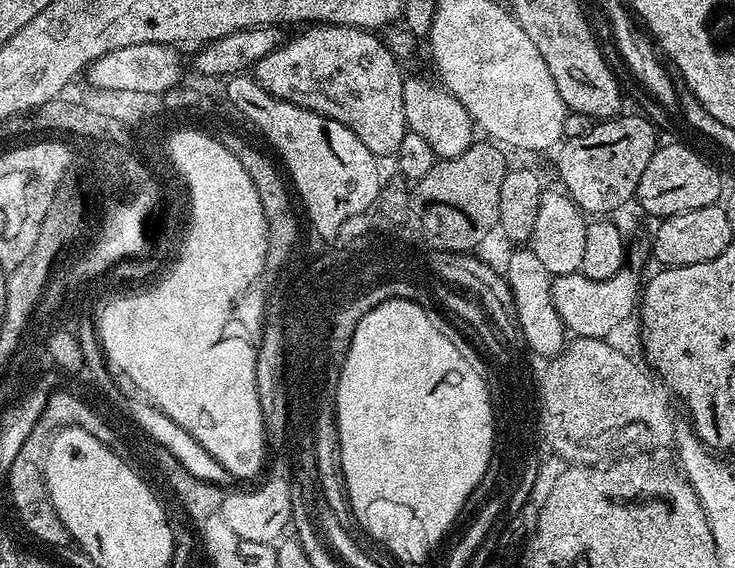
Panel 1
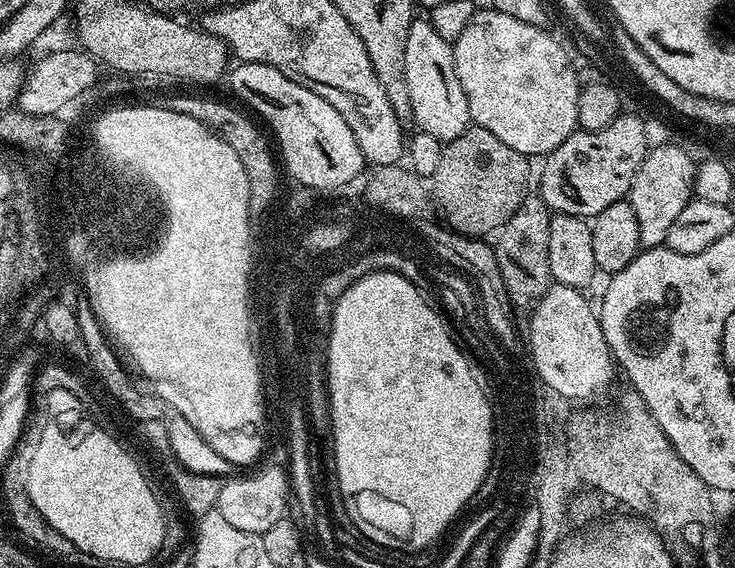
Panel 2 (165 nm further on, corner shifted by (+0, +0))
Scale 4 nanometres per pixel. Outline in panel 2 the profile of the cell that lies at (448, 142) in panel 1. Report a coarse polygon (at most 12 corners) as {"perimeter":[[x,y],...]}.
{"perimeter":[[431,19],[406,38],[419,131],[442,142],[470,127],[452,45]]}

